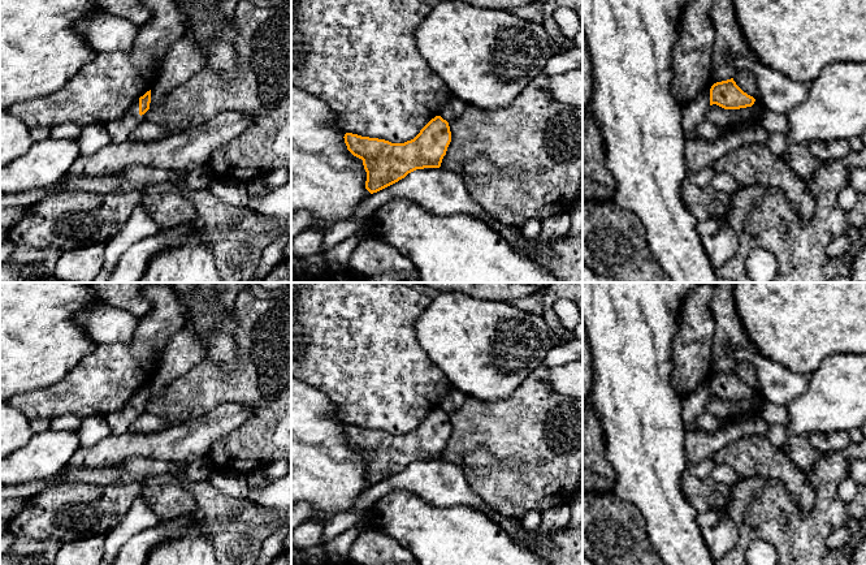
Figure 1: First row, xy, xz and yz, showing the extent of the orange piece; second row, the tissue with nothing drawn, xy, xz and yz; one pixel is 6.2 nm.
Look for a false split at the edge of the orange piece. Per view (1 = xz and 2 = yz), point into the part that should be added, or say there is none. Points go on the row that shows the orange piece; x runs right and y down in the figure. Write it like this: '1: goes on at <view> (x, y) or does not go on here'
1: does not go on here
2: does not go on here

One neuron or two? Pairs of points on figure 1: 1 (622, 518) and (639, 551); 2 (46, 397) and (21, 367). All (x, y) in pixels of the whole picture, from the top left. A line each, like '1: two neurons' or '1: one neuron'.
1: one neuron
2: two neurons

